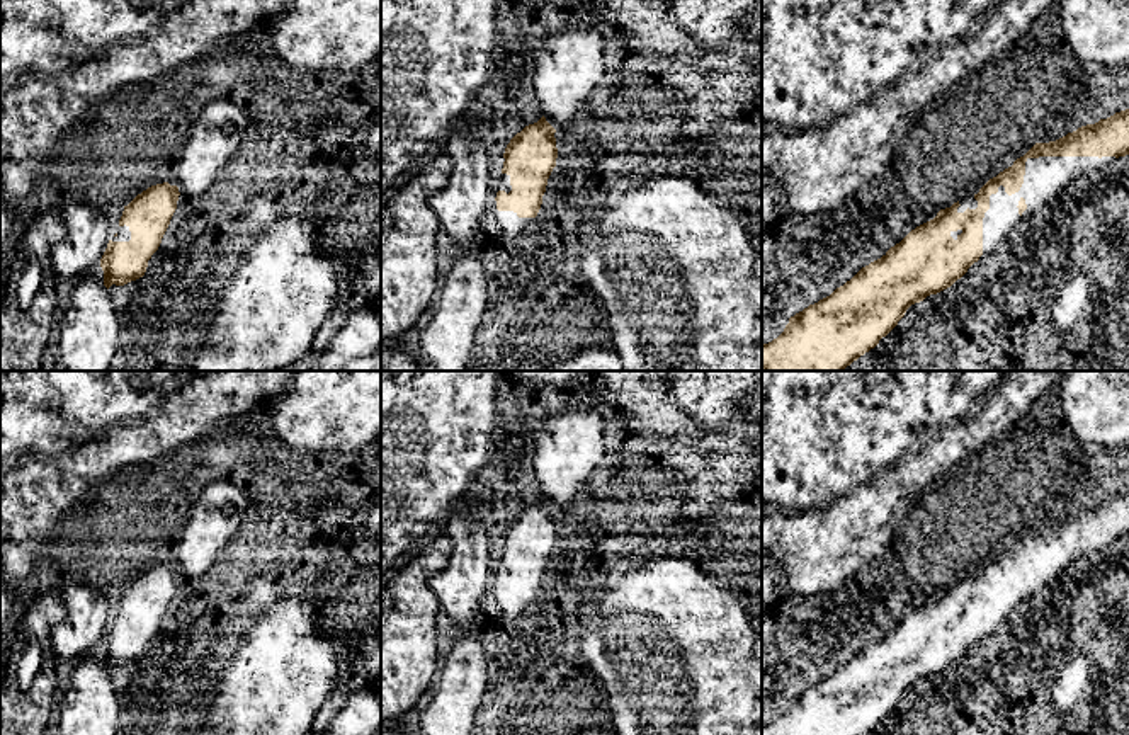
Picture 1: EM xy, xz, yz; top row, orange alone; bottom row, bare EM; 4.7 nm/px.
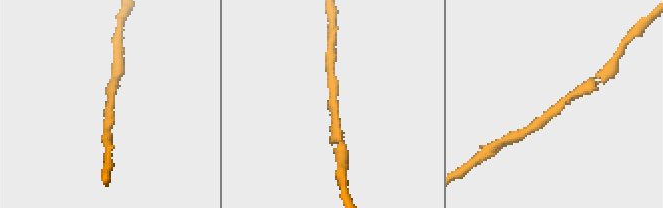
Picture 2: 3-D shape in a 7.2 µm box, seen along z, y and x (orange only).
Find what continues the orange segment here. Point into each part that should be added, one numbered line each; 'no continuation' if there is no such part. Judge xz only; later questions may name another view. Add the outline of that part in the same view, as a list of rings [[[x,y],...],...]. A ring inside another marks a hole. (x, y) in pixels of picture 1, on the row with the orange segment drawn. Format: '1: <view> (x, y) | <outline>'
no continuation

